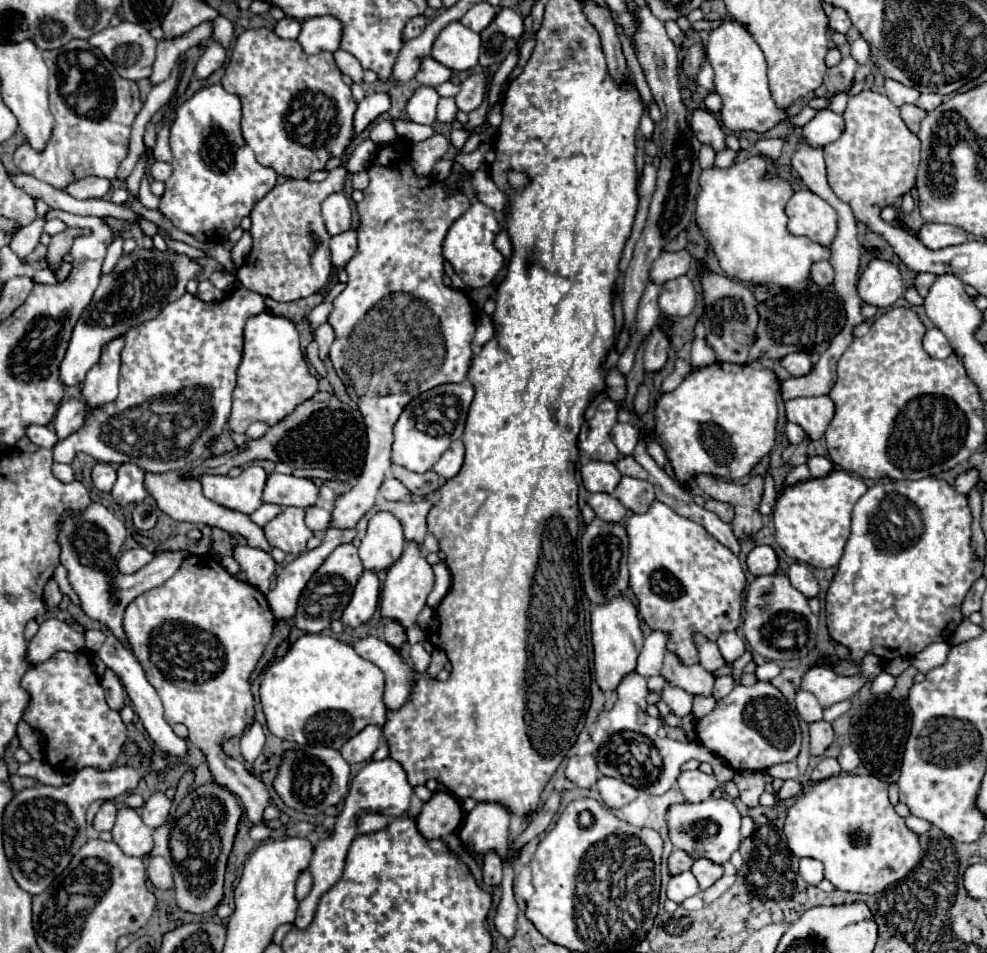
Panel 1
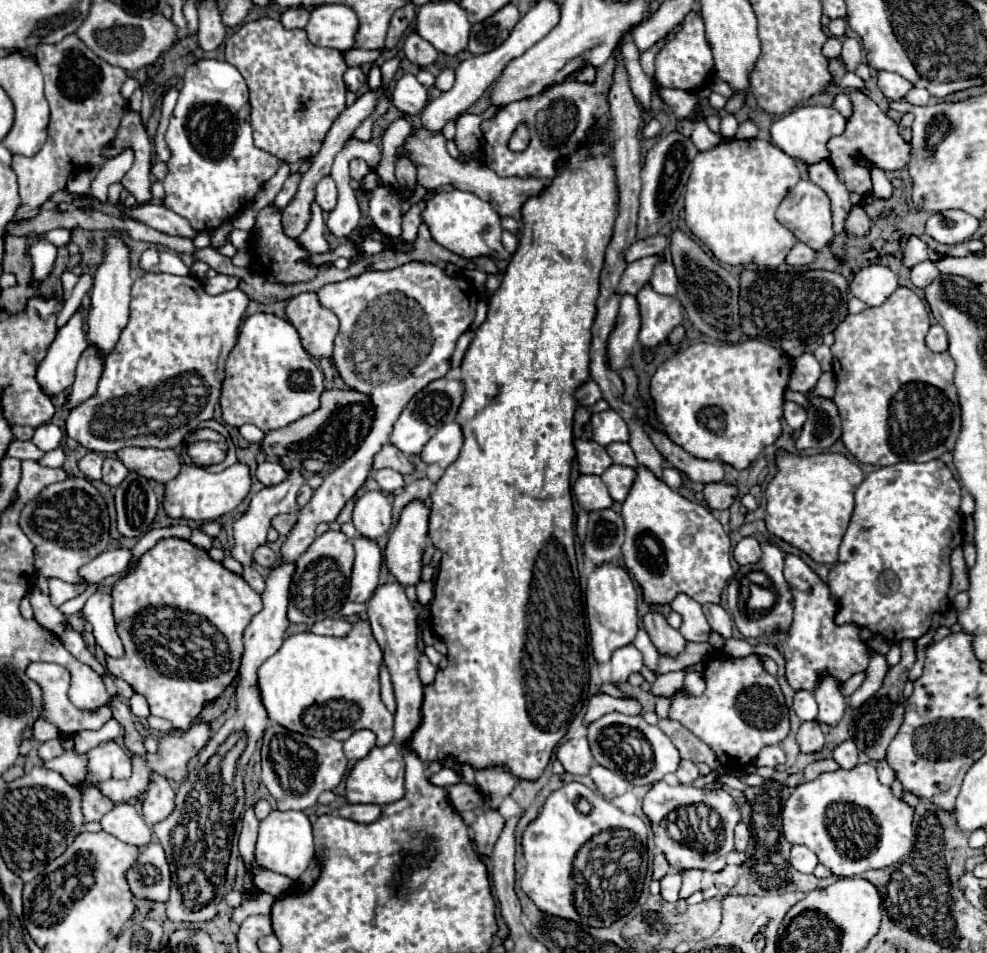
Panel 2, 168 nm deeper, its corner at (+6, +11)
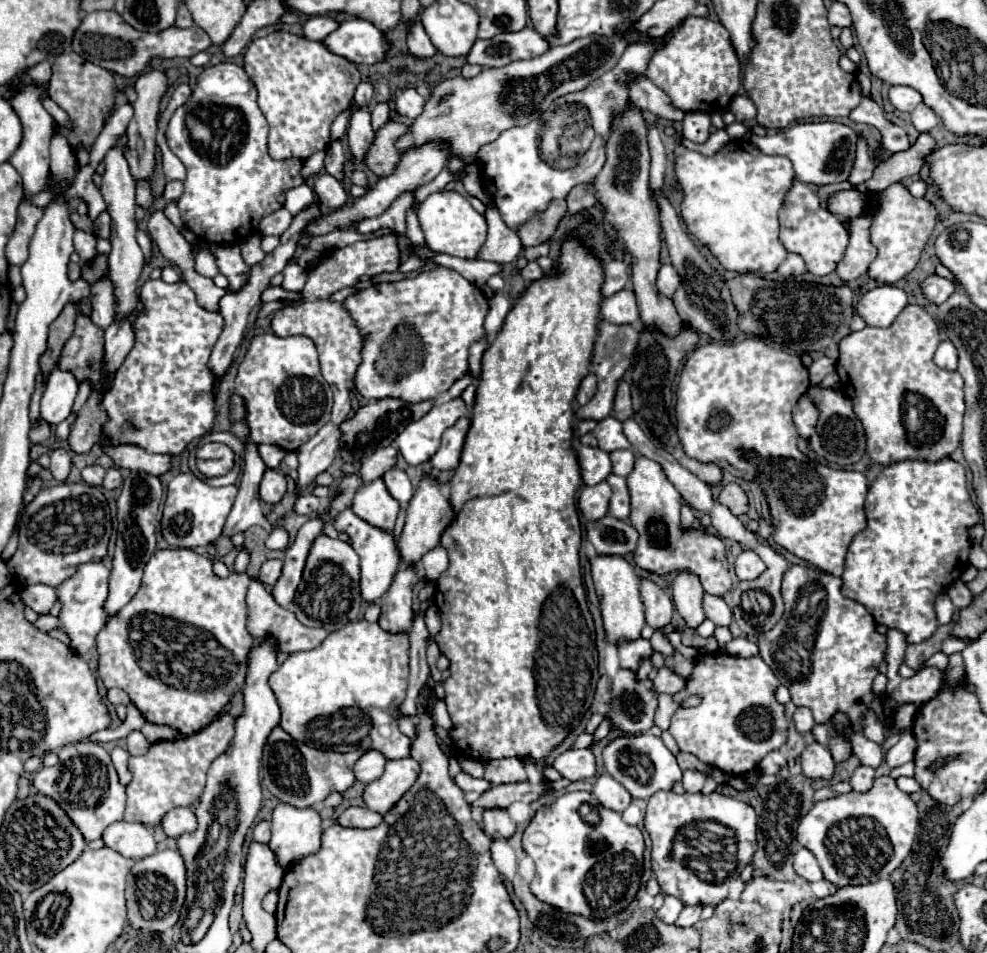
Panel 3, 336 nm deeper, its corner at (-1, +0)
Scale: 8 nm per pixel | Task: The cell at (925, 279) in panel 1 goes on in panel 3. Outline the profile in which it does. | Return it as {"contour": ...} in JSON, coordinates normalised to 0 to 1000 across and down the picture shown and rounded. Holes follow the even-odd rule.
{"contour":[[[944,288],[942,292],[938,292],[932,300],[934,300],[936,311],[938,311],[944,319],[948,319],[948,321],[956,319],[956,315],[960,315],[960,311],[969,304],[969,300],[967,300],[965,294],[952,292],[952,290],[948,290],[948,288]]]}

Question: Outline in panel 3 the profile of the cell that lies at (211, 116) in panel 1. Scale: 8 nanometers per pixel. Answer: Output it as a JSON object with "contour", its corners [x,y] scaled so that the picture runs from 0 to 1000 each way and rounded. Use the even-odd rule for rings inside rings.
{"contour":[[[227,65],[207,71],[197,99],[186,107],[170,128],[168,134],[170,155],[182,166],[190,185],[186,189],[186,204],[178,212],[184,225],[186,237],[195,241],[203,252],[215,256],[241,256],[261,243],[261,235],[267,227],[284,220],[290,210],[290,199],[308,193],[304,183],[306,168],[278,168],[272,162],[272,128],[259,109],[259,90],[251,82],[245,69]]]}

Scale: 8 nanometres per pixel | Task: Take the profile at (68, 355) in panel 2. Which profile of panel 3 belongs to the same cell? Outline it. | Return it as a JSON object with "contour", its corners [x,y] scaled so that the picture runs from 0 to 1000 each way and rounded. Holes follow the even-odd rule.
{"contour":[[[55,388],[47,401],[47,409],[41,422],[41,437],[45,443],[57,447],[73,432],[75,418],[79,413],[79,401],[73,390]]]}

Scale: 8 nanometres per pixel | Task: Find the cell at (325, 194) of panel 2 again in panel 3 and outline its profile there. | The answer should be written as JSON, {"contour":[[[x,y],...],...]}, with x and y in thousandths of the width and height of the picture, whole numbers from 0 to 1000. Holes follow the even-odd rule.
{"contour":[[[324,180],[318,185],[318,201],[320,201],[324,214],[332,216],[334,220],[349,216],[353,210],[349,195],[338,185],[334,185],[332,180]]]}

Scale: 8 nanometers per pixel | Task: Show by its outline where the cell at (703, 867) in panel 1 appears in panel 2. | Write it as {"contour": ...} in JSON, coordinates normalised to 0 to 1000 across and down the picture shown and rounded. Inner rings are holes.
{"contour":[[[696,912],[692,916],[692,931],[688,935],[688,941],[694,943],[704,935],[710,935],[710,922],[712,922],[712,914],[710,912]]]}

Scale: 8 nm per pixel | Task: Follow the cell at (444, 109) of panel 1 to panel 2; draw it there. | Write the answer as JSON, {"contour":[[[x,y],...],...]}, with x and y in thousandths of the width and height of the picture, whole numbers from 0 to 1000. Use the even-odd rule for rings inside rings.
{"contour":[[[451,72],[451,75],[443,81],[441,91],[443,91],[447,98],[451,98],[451,95],[455,95],[455,93],[459,91],[459,87],[461,87],[461,75],[459,75],[459,72]]]}

